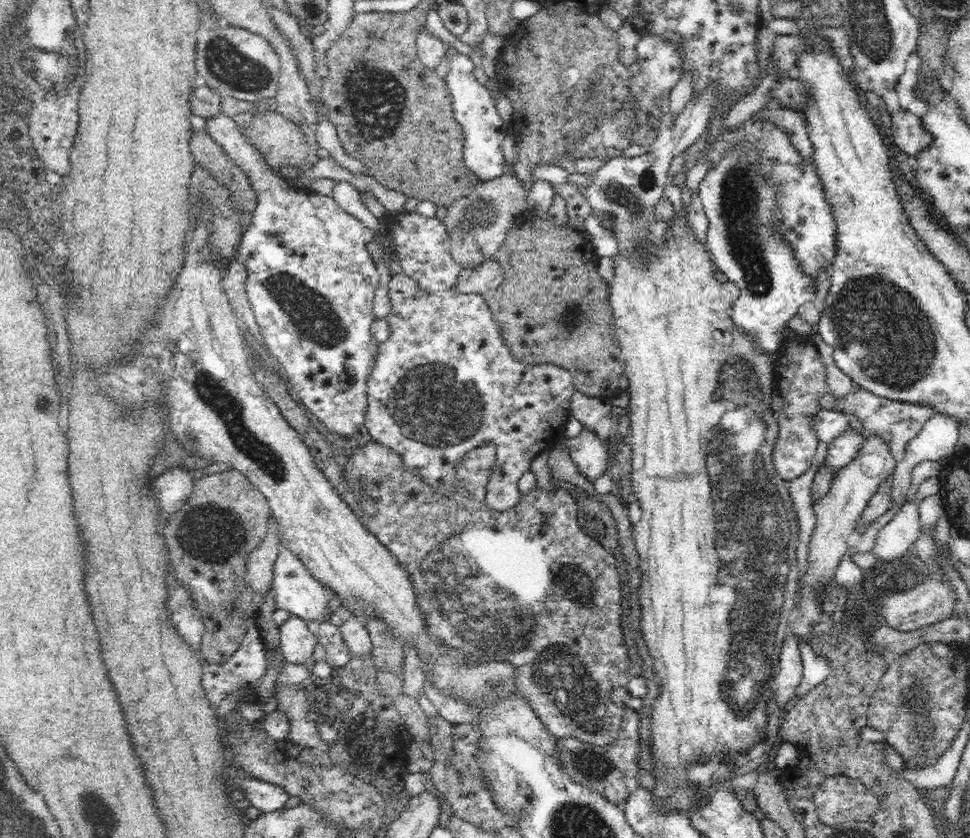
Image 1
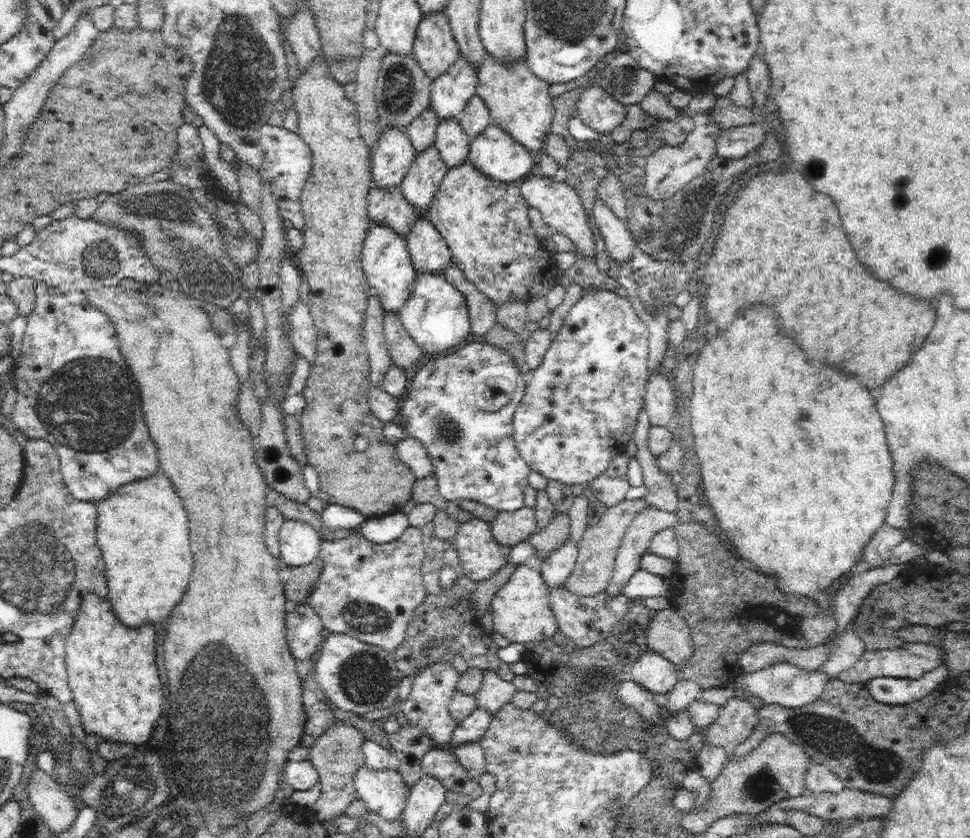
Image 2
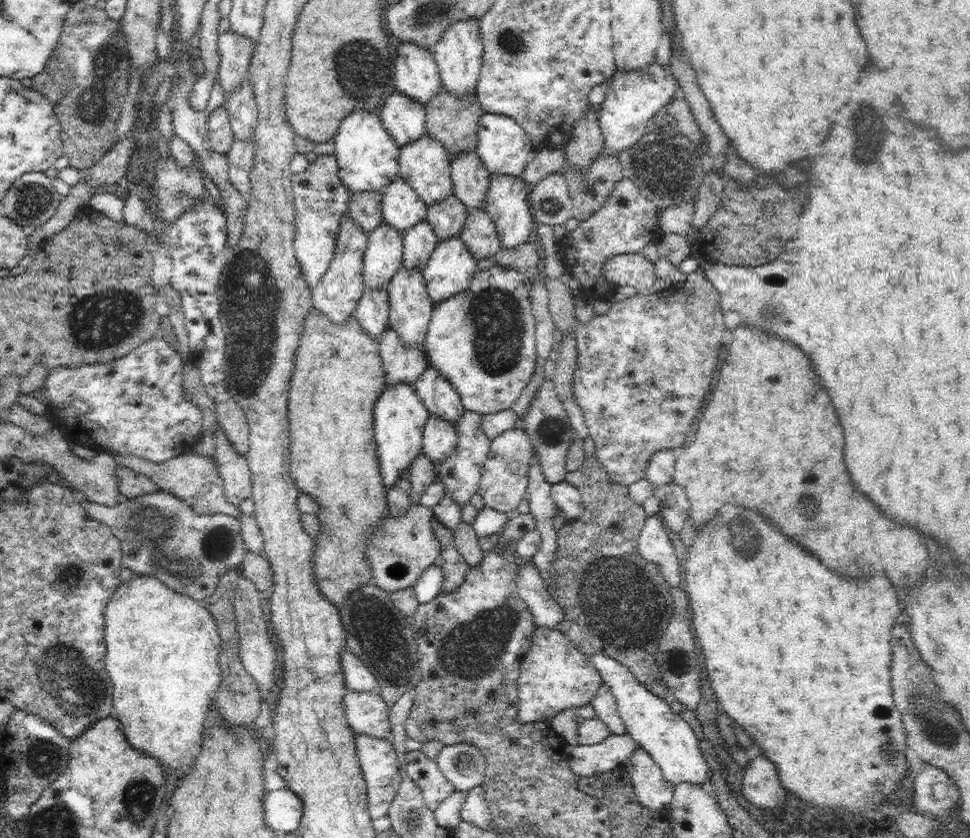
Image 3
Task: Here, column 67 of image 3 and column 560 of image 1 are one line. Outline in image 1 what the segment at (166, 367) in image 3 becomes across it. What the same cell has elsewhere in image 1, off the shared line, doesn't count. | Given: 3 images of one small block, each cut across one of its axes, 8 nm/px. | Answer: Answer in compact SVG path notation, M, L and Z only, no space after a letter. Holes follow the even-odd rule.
M404 271L392 275L388 293L390 293L390 303L392 303L390 314L387 316L388 323L390 323L390 338L386 342L378 344L378 355L374 360L372 372L368 376L368 384L366 384L368 385L368 394L366 394L368 408L366 408L364 426L368 428L371 440L390 447L392 451L402 455L402 461L408 469L420 473L434 489L438 487L438 491L444 495L452 495L454 487L456 487L455 464L459 459L467 452L472 451L473 448L488 444L488 442L495 444L496 461L487 484L486 503L494 511L508 511L509 508L515 507L521 499L518 482L522 474L530 468L531 460L539 452L549 450L554 443L565 438L565 422L571 414L571 398L575 389L573 376L568 370L554 364L529 365L516 359L510 353L505 340L502 339L500 326L496 323L492 311L480 294L466 294L456 288L446 290L446 292L432 292L422 287L416 280L411 279Z

